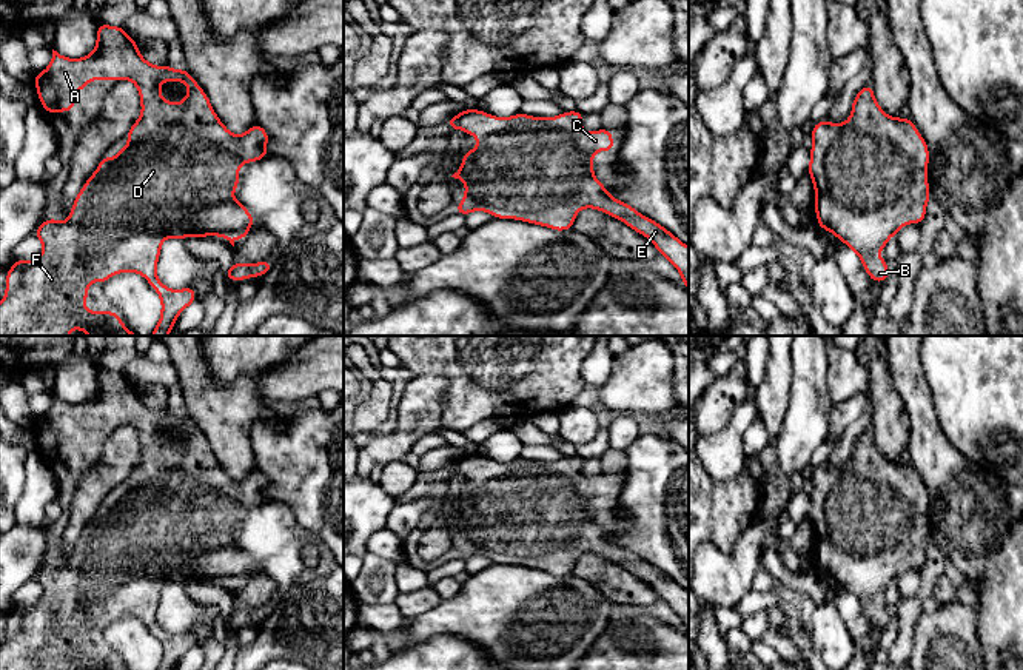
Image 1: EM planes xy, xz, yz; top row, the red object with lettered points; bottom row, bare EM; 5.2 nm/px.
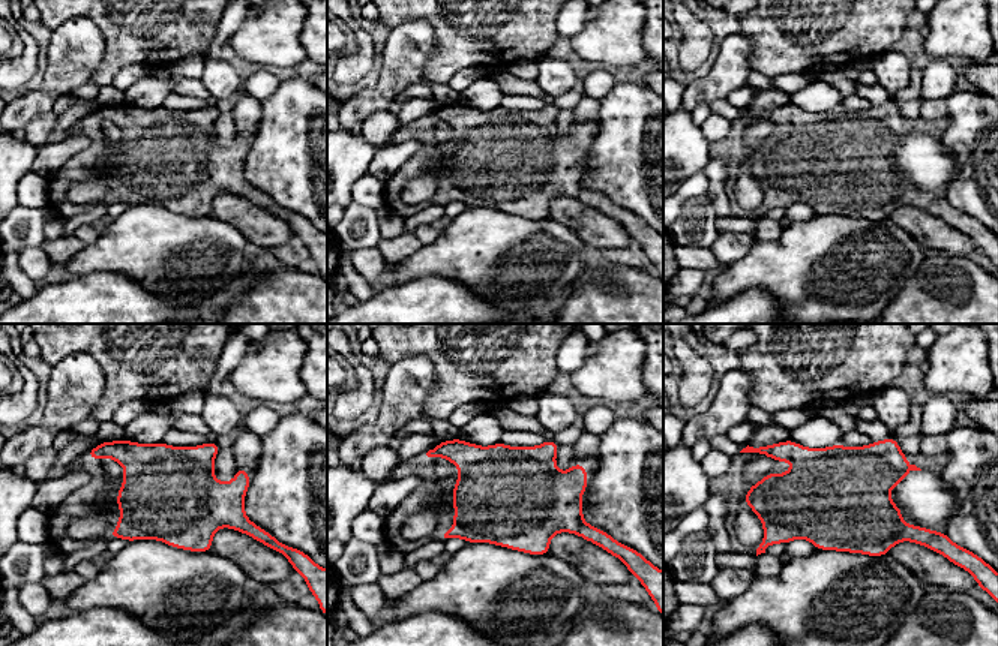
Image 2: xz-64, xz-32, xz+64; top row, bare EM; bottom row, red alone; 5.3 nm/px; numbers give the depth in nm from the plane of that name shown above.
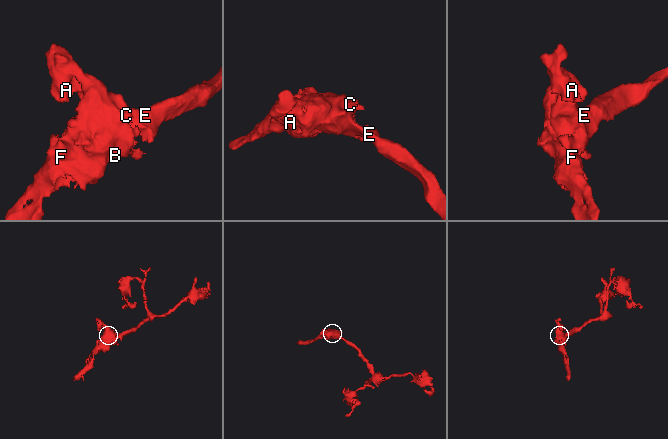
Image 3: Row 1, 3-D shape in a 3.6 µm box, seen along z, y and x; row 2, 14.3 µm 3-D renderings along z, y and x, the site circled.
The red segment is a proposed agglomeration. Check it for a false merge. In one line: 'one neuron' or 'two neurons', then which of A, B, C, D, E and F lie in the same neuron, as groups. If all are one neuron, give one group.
one neuron; groups A B C D E F

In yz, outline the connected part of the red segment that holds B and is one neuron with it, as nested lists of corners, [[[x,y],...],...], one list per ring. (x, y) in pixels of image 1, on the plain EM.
[[[863,431],[844,468],[827,464],[812,473],[807,518],[815,533],[818,573],[846,588],[863,607],[872,627],[889,624],[887,605],[877,599],[904,570],[921,570],[931,545],[927,528],[929,493],[909,462],[889,462],[874,444],[874,431]]]

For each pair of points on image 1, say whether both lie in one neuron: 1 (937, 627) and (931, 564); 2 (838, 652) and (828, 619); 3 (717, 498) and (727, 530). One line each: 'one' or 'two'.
1: two
2: one
3: one

